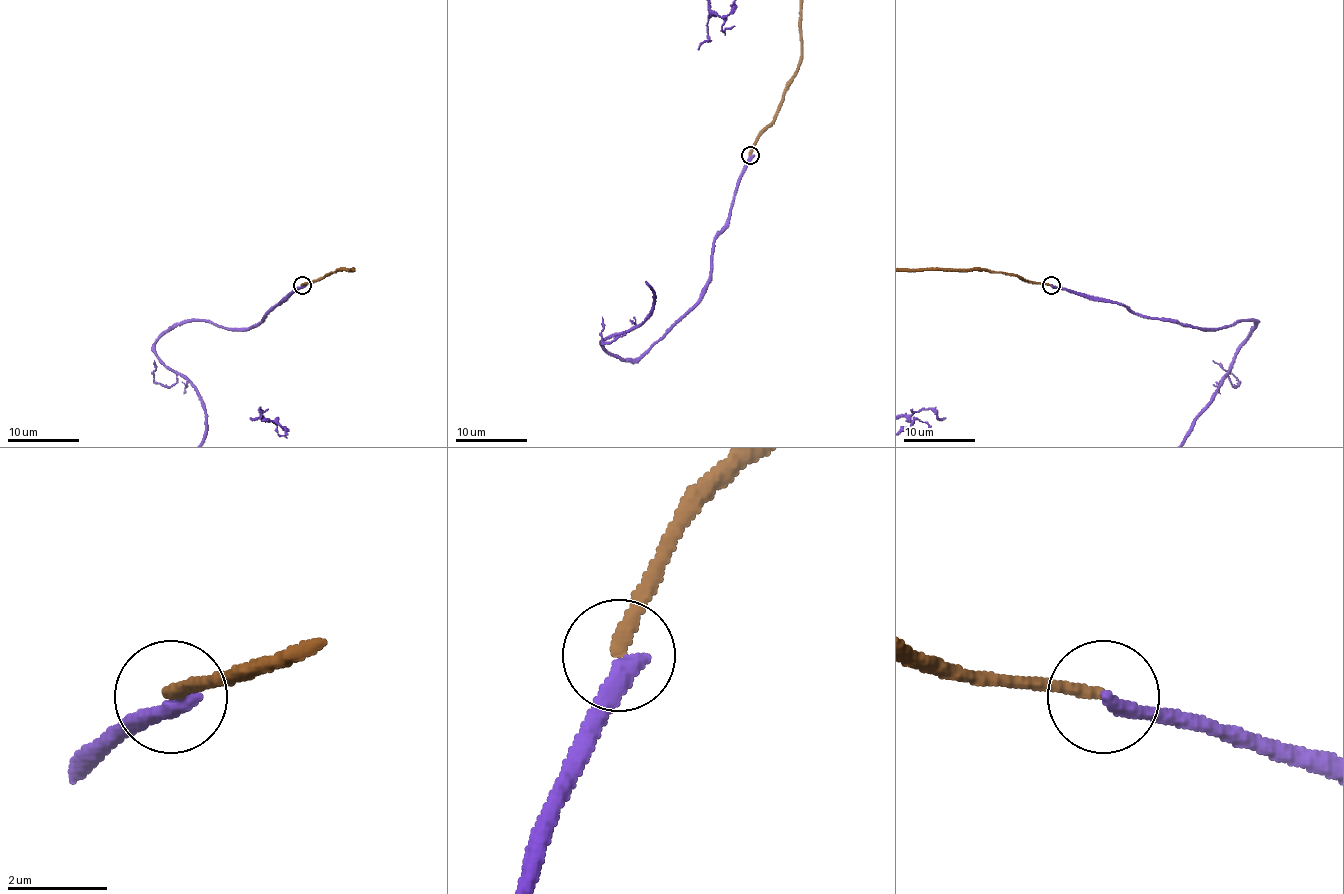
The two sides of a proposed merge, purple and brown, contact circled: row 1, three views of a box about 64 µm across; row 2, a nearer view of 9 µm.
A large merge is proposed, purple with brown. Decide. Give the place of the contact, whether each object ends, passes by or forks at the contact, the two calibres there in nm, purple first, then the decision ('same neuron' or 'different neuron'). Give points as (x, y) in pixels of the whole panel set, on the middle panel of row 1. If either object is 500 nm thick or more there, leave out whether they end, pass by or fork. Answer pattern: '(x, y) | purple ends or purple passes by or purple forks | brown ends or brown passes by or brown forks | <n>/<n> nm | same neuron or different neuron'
(750, 155) | purple ends | brown ends | 380/280 nm | different neuron

